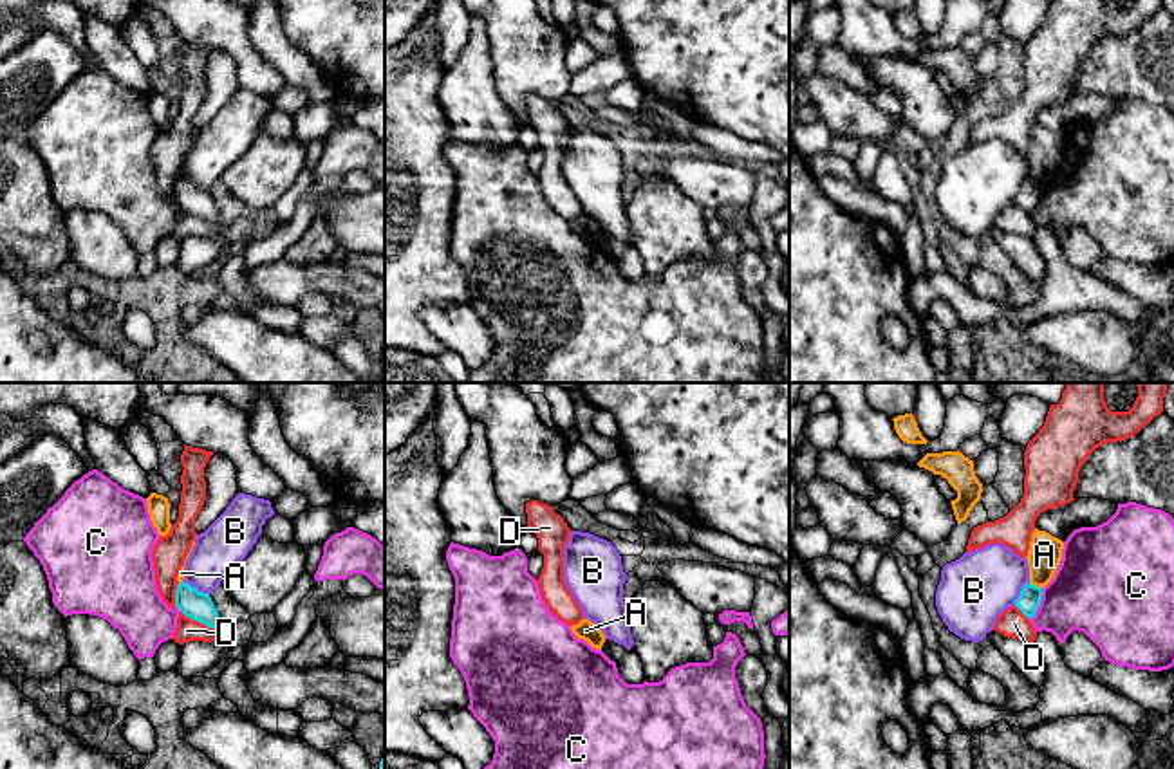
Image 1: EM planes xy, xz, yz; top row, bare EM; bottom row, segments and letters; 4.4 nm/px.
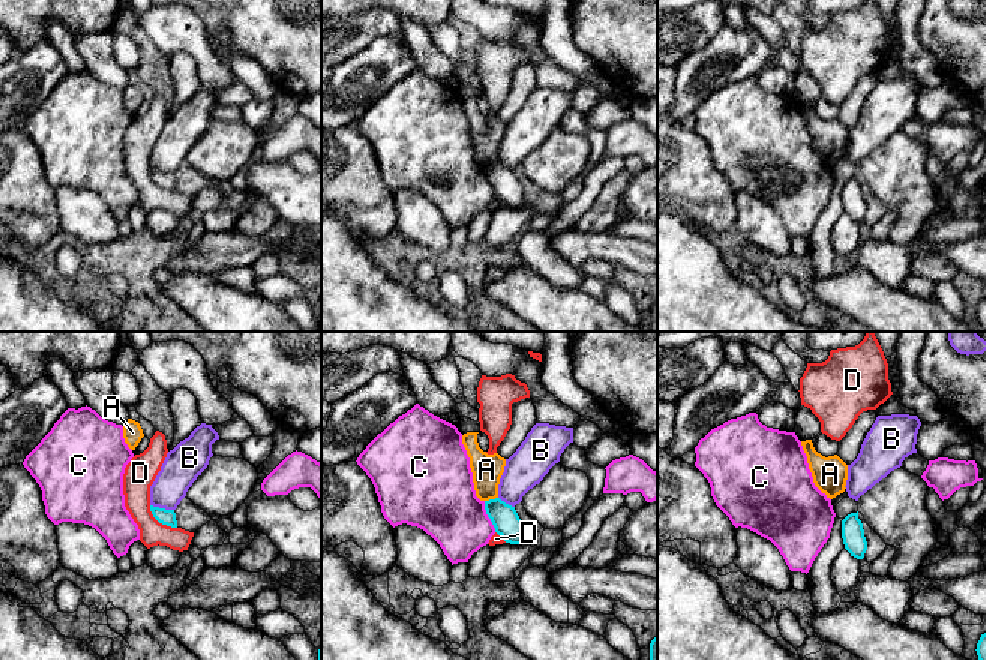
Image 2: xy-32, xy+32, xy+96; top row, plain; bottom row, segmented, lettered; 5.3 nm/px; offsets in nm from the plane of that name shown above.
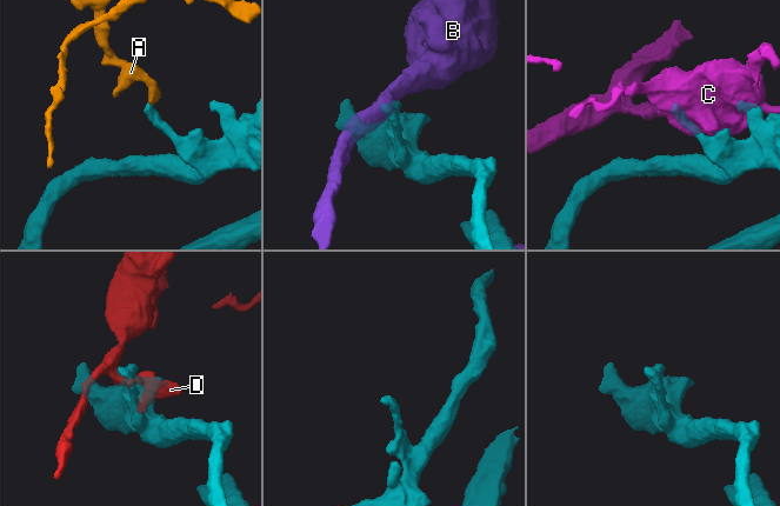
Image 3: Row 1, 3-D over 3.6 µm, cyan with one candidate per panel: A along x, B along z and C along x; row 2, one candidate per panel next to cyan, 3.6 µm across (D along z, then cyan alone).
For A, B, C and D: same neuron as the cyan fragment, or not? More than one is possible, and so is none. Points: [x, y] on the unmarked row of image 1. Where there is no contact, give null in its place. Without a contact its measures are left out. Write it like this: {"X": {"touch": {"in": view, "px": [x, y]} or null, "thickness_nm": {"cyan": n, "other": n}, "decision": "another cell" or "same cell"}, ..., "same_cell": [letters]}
{"A": {"touch": {"in": "yz", "px": [1034, 181]}, "thickness_nm": {"cyan": 100, "other": 150}, "decision": "another cell"}, "B": {"touch": {"in": "xy", "px": [194, 183]}, "thickness_nm": {"cyan": 130, "other": 220}, "decision": "another cell"}, "C": {"touch": {"in": "yz", "px": [1039, 199]}, "thickness_nm": {"cyan": 100, "other": 380}, "decision": "another cell"}, "D": {"touch": {"in": "xy", "px": [201, 217]}, "thickness_nm": {"cyan": 130, "other": 100}, "decision": "another cell"}, "same_cell": []}

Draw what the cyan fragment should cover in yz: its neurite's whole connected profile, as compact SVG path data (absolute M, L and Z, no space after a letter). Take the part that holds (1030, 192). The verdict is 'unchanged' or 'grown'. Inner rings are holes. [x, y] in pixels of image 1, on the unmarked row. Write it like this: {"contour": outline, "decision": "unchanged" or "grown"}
{"contour": "M1026 179L1015 195L1015 202L1031 215L1040 200L1042 195L1042 184L1035 182L1031 179Z", "decision": "unchanged"}

